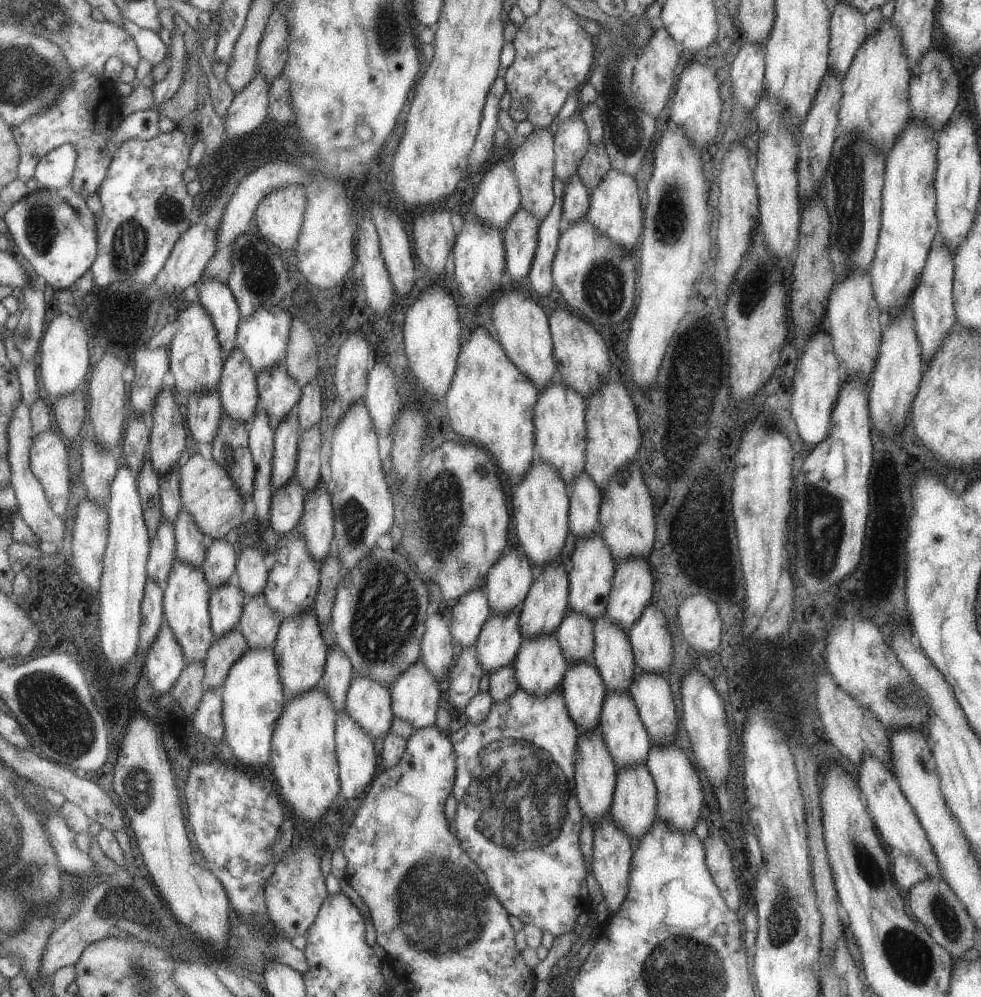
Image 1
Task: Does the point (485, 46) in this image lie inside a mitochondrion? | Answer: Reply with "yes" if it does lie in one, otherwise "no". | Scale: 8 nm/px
no

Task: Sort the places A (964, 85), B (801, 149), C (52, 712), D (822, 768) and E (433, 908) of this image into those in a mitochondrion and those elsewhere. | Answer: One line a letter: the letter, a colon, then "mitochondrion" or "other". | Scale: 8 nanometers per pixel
A: other
B: other
C: mitochondrion
D: other
E: mitochondrion

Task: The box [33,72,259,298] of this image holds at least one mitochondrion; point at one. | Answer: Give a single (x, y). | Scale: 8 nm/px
(131, 241)

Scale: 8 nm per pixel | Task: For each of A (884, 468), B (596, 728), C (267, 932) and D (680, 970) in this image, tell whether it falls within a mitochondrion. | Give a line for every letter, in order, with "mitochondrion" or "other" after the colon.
A: other
B: other
C: mitochondrion
D: mitochondrion

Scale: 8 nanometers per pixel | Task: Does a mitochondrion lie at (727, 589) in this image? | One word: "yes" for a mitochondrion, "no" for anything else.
no

